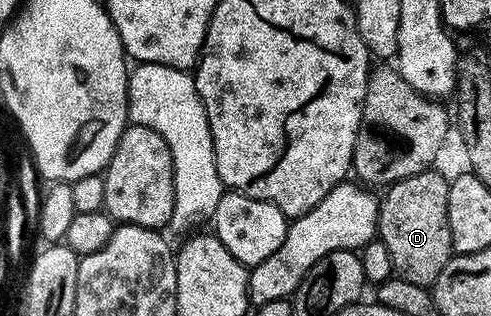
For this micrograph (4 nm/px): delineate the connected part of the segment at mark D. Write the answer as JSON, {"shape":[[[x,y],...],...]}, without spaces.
{"shape":[[[434,168],[422,170],[399,182],[392,182],[386,187],[387,195],[382,195],[379,203],[379,224],[377,238],[389,248],[389,260],[393,260],[393,271],[398,277],[409,280],[409,284],[421,284],[434,287],[441,268],[449,264],[453,257],[451,233],[449,232],[449,182]]]}

